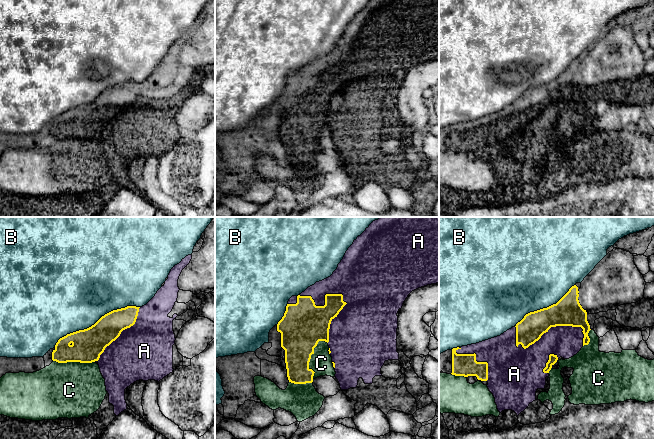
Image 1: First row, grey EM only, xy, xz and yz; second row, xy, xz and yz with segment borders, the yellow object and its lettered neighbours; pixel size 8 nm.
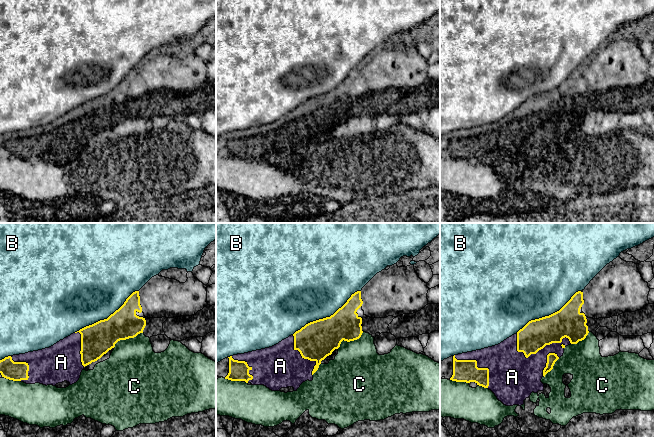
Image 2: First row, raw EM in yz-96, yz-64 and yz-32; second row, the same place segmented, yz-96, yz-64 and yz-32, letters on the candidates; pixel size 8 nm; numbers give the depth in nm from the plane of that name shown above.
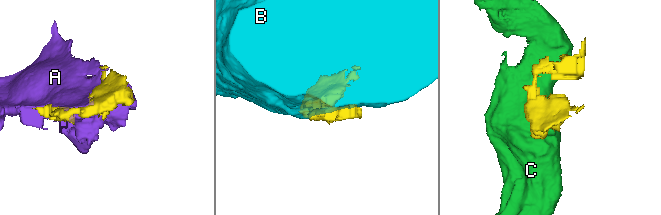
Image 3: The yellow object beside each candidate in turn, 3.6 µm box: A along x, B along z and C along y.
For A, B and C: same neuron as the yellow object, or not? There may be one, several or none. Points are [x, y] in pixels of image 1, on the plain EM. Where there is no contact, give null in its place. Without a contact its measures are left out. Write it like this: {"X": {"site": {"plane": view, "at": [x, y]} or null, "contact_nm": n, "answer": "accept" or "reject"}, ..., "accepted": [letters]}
{"A": {"site": {"plane": "xz", "at": [339, 70]}, "contact_nm": 460, "answer": "accept"}, "B": {"site": {"plane": "xy", "at": [96, 98]}, "contact_nm": 750, "answer": "reject"}, "C": {"site": {"plane": "xz", "at": [310, 133]}, "contact_nm": 320, "answer": "reject"}, "accepted": ["A"]}

